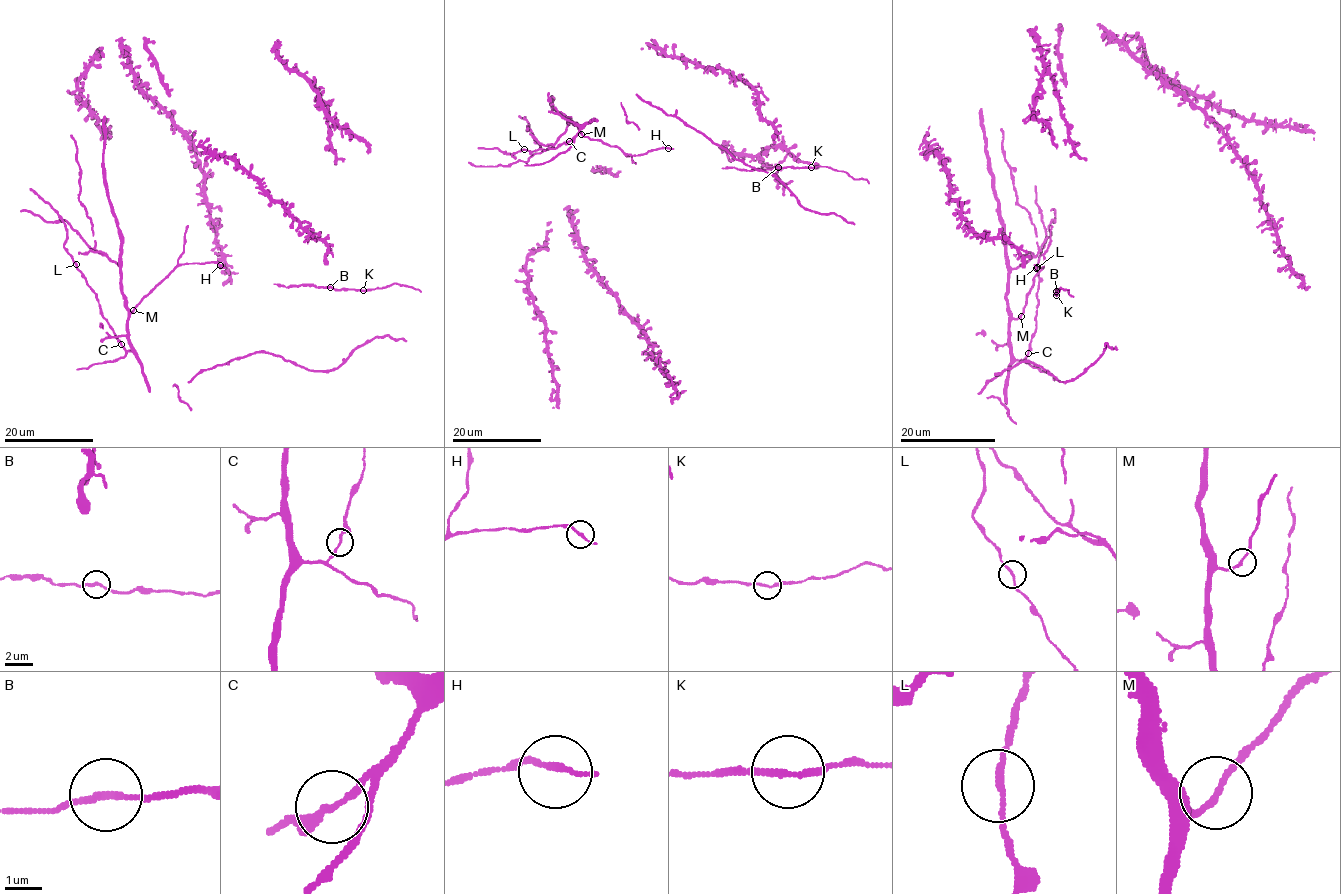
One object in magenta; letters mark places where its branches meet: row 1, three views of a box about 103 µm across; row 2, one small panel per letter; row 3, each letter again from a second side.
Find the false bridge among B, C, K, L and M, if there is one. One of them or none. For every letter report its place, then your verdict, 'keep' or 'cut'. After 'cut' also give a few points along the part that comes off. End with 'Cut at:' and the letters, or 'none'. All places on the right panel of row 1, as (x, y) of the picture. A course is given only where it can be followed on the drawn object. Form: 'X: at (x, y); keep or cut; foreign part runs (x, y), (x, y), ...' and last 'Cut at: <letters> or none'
B: at (1056, 291); keep
C: at (1028, 353); keep
K: at (1056, 295); keep
L: at (1037, 267); keep
M: at (1021, 316); keep
Cut at: none

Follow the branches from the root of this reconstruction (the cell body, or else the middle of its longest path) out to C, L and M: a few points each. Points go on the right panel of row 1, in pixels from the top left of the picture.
C: (982, 116), (987, 169), (998, 202), (1008, 270), (1009, 350), (1015, 359), (1027, 353)
L: (982, 116), (987, 169), (1005, 240), (1009, 350), (1015, 359), (1026, 356), (1036, 328), (1037, 268)
M: (982, 116), (987, 169), (992, 176), (1005, 240), (1008, 270), (1007, 311), (1015, 319), (1020, 316)

